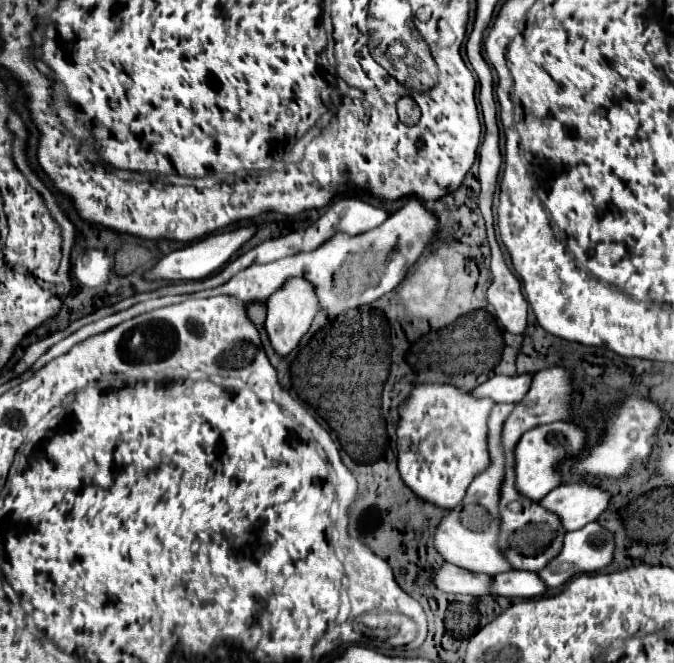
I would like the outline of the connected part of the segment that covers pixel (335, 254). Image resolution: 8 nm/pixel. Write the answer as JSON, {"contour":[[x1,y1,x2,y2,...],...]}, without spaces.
{"contour":[[418,207,416,213,400,209,396,215,392,215,380,227,376,227,368,233,362,233,362,235,356,235,356,237,336,233,330,241,326,241,326,245,322,245,320,249,316,249,312,253,300,253,300,255,284,257,284,259,278,259,278,261,272,261,272,263,266,263,266,265,250,265,248,269,236,273,228,283,224,283,220,287,198,291,198,293,192,293,192,295,160,297,160,299,138,303,138,305,134,305,126,311,120,311,120,313,114,313,106,319,96,321,96,335,120,325,122,321,128,321,132,317,138,317,138,315,148,313,148,311,158,309,158,307,166,307,166,305,186,301,188,297,228,295,228,297,236,297,244,305,248,305,252,301,266,303,268,297,274,291,278,291,290,277,306,279,314,287,320,311,326,311,328,317,336,317,336,315,342,315,348,309,374,303,376,299,380,299,382,295,386,295,394,287,398,287,400,281,404,279,408,267,414,265,416,259,420,257,420,253,426,249,428,239,436,231,436,225,438,225,438,221,424,207]]}

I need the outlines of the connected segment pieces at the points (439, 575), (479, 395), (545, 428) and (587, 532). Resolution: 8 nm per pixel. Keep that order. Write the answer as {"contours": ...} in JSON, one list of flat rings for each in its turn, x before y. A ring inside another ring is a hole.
{"contours":[[[442,563,434,571,434,585,444,593,462,595,488,595,488,575,472,573,450,563]],[[496,375,482,385,474,387,470,393,476,399,492,399,496,403,516,403,524,393,528,391,528,375,514,375,514,377,504,377]],[[556,421,556,423,538,425,534,429,528,429,514,447,516,491,532,501,538,501,540,497,544,497,544,493,550,493,552,489,556,489,560,485,560,475,556,473,556,463,564,457,580,455,584,451,584,441,586,441,584,431,566,421]],[[594,521,594,523,584,525,584,527,578,529,578,531,566,533,560,553,558,553,544,569,536,571,536,575,544,581,546,587,560,587,560,585,564,585,570,577,574,577,576,573,594,573,594,571,606,567,606,565,612,561,612,555,614,555,614,535,612,535,610,531,606,531,604,527,600,527,600,525],[558,565,562,565,564,571,554,573,552,569,558,567]]]}

